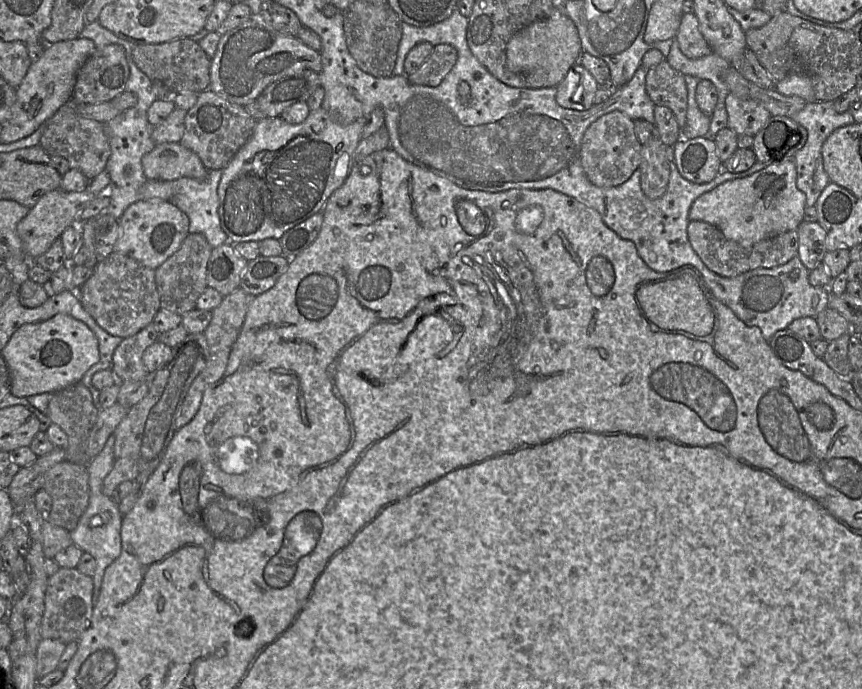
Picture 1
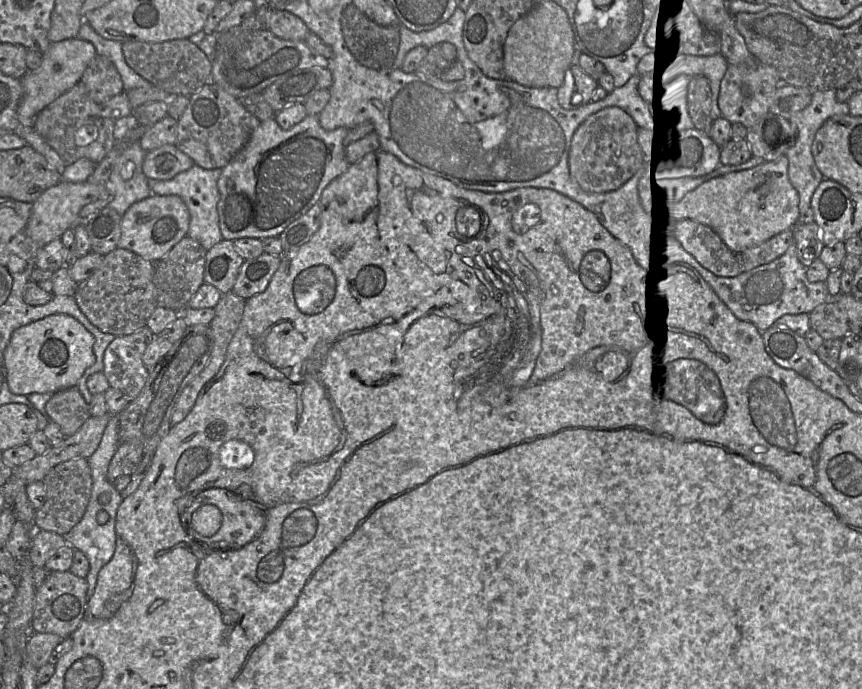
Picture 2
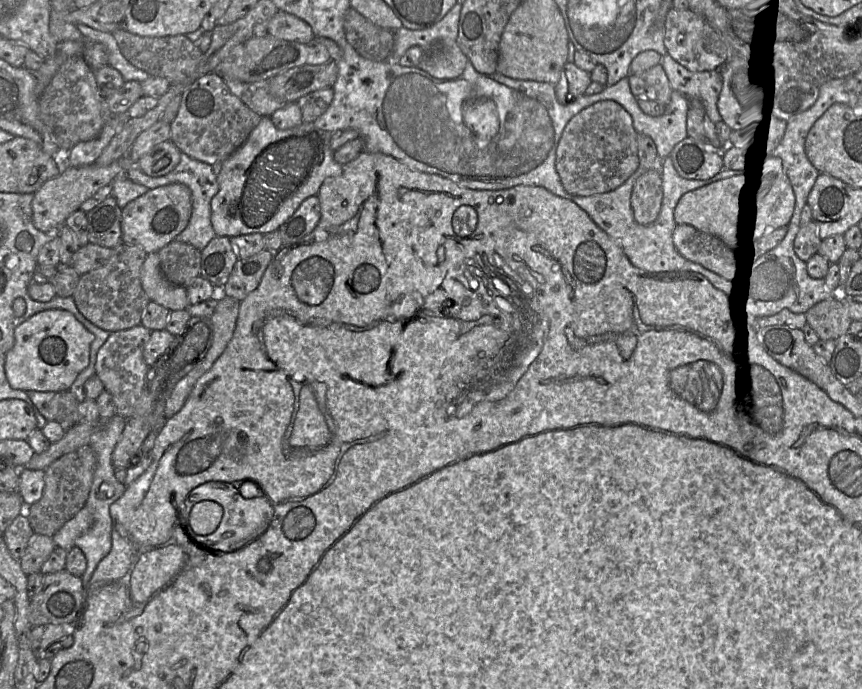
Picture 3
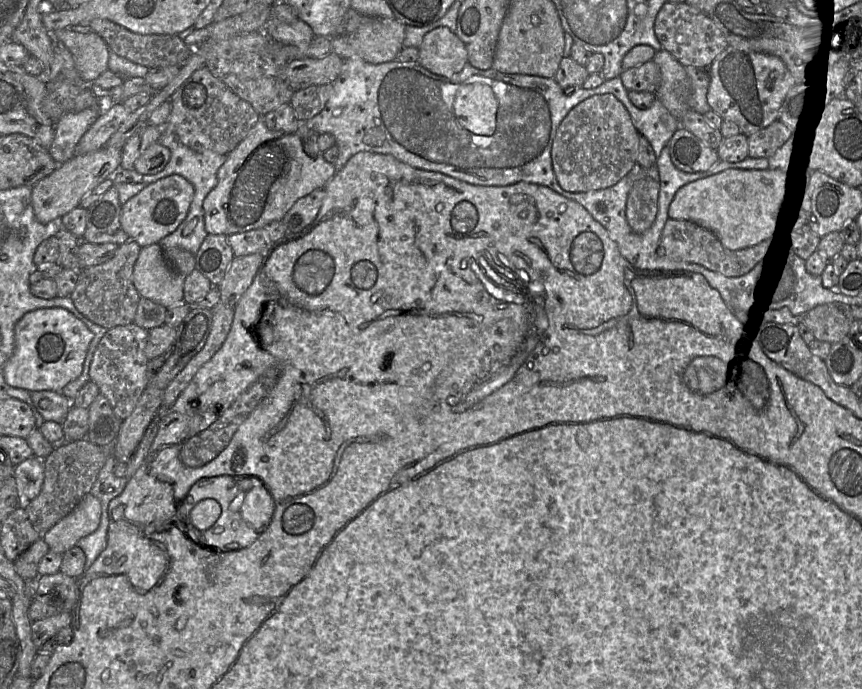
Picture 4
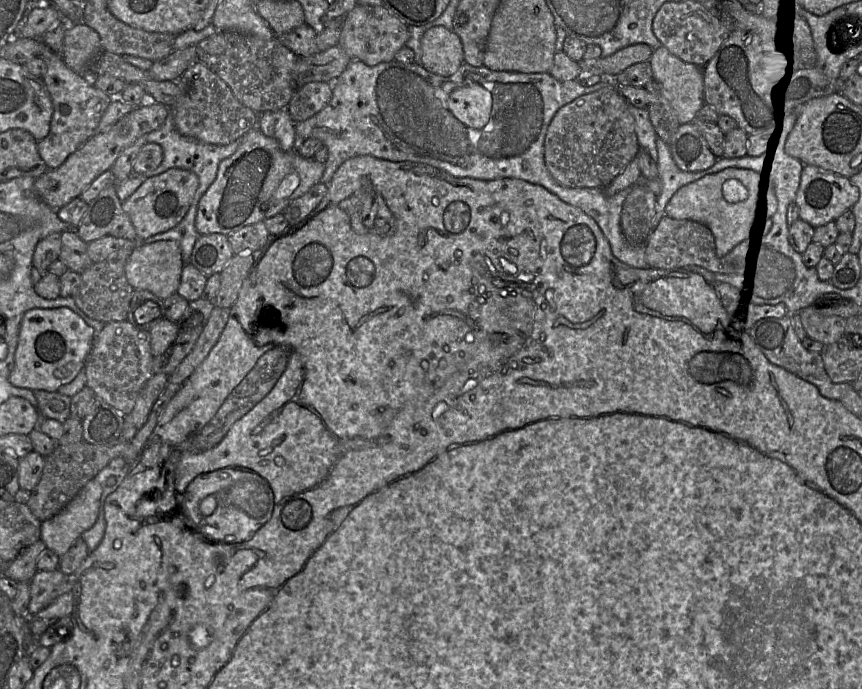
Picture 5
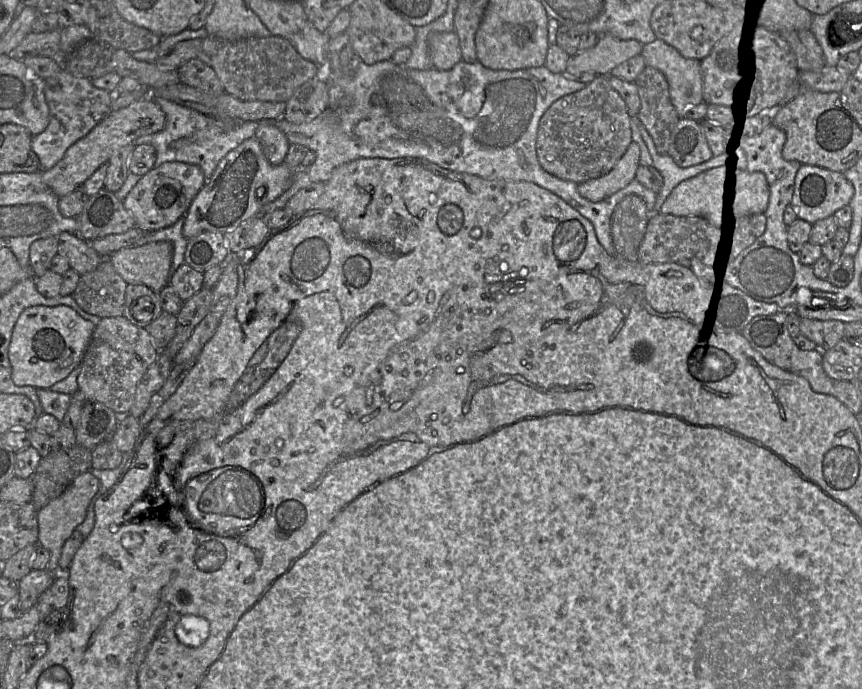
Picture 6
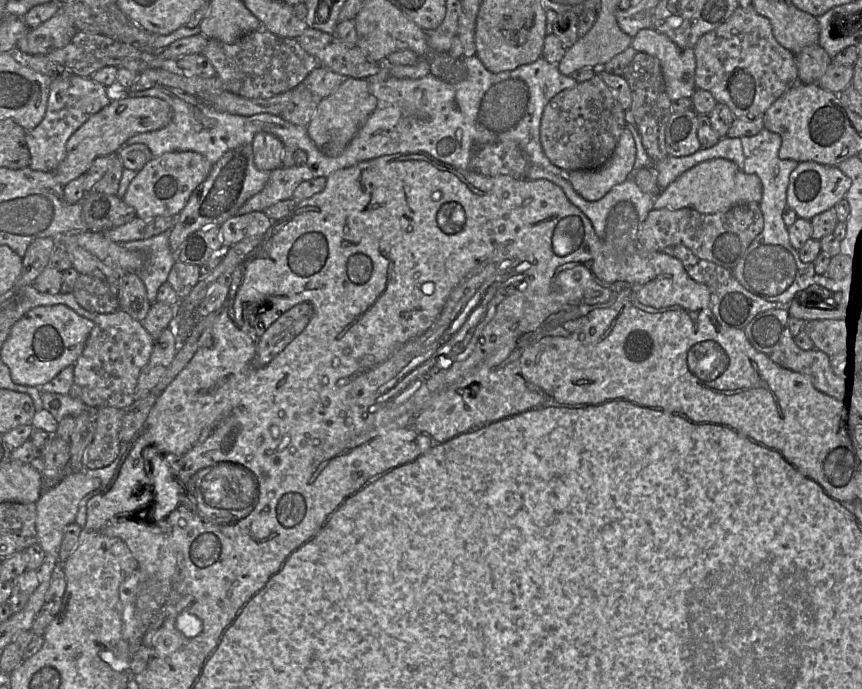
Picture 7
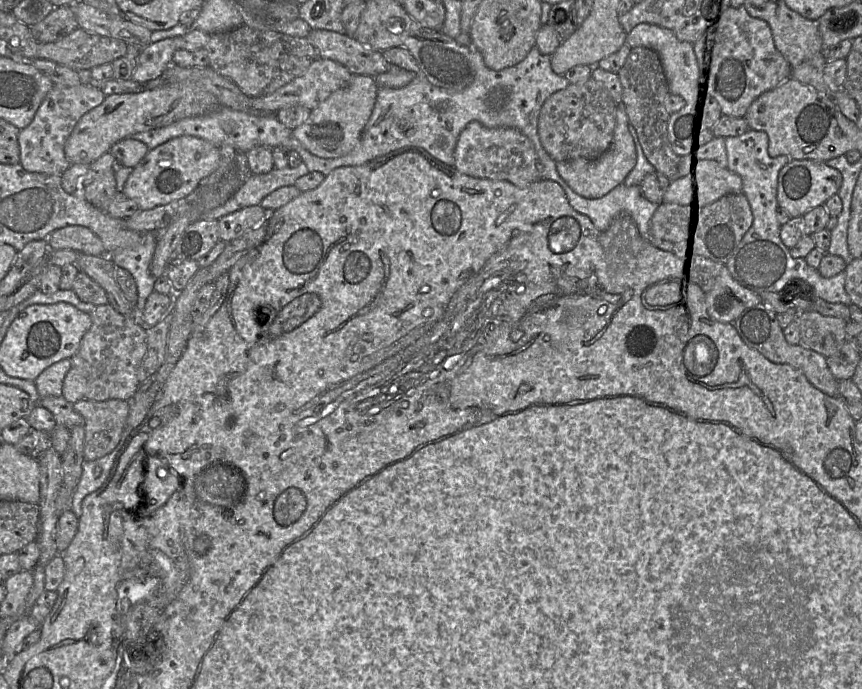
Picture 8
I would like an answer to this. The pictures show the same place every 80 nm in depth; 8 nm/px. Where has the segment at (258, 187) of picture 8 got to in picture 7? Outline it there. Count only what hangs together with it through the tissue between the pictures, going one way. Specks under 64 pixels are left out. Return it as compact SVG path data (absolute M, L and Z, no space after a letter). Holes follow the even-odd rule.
M306 164L293 167L279 167L271 171L265 187L248 199L236 215L243 215L253 211L264 211L279 201L290 199L301 182L312 178L313 174Z

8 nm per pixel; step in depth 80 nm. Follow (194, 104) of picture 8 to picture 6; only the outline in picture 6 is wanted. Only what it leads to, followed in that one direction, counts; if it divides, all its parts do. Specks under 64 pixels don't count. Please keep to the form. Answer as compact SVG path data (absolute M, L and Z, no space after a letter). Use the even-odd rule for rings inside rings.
M143 98L125 108L111 111L85 137L71 145L63 158L50 170L42 172L43 182L58 196L63 197L82 184L110 157L141 136L157 133L166 125L166 115L154 100Z

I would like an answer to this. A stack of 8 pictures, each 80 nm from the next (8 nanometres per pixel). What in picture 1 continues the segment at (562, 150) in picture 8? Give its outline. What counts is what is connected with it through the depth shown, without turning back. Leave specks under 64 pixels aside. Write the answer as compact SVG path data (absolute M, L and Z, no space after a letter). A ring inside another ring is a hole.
M619 111L598 118L583 136L580 160L587 178L595 186L608 188L624 184L642 160L642 145L636 136L633 120Z

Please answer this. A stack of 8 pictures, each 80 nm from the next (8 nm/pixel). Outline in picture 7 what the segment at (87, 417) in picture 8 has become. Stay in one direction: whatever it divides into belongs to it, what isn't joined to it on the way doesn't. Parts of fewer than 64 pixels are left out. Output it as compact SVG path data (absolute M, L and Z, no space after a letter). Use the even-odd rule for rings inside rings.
M103 407L91 410L94 410L95 413L95 433L84 454L84 469L99 469L110 465L119 456L121 450L119 432L124 410L116 407Z

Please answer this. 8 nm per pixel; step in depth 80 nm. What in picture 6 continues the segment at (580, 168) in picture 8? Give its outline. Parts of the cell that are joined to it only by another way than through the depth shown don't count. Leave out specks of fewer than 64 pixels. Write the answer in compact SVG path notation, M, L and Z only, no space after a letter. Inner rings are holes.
M632 141L625 154L610 172L601 177L578 183L578 192L591 202L599 202L608 198L635 179L639 160L639 146Z

